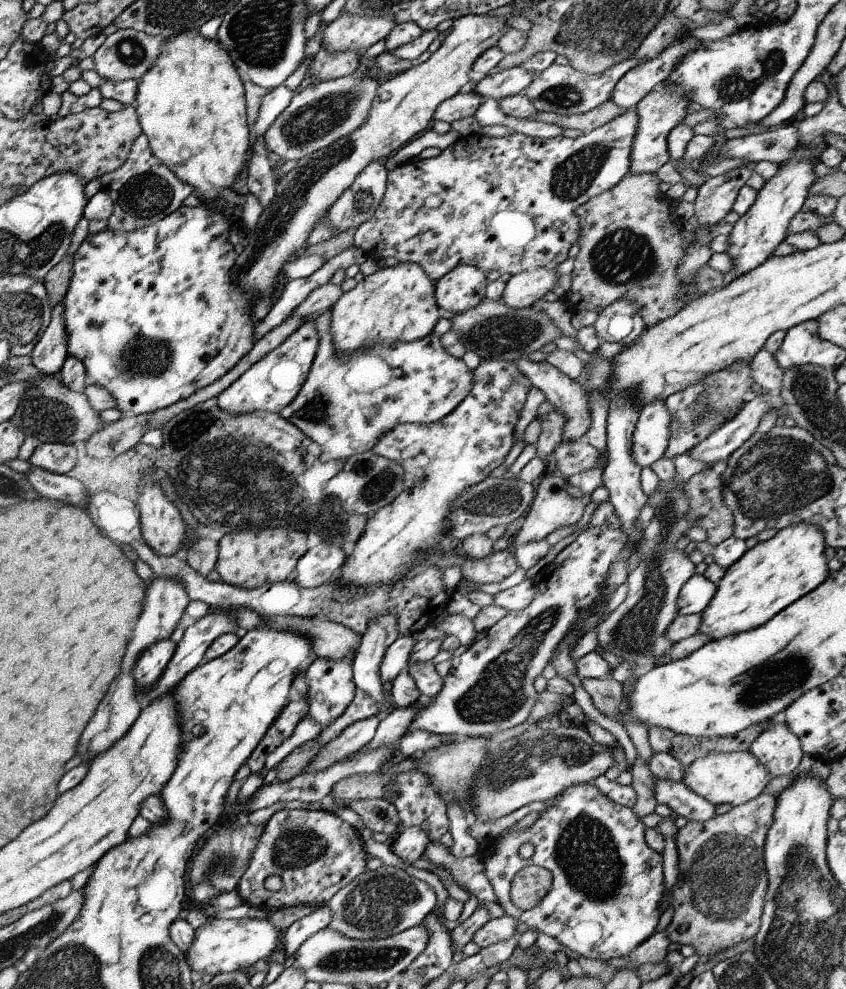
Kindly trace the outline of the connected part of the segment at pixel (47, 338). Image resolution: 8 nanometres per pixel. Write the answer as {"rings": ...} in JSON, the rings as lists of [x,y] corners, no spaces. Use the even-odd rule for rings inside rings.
{"rings":[[[59,304],[51,309],[49,324],[39,335],[29,356],[35,370],[46,375],[56,375],[67,355],[63,313]]]}

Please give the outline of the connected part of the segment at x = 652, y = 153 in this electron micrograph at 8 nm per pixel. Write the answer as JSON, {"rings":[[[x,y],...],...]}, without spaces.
{"rings":[[[660,83],[655,85],[636,104],[638,116],[637,128],[630,150],[630,167],[628,173],[655,173],[665,162],[669,161],[667,150],[667,135],[669,131],[681,123],[686,117],[687,104],[690,98],[681,87],[675,83]]]}

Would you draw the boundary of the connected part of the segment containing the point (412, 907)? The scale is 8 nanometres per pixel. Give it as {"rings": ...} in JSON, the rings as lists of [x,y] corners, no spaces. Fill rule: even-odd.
{"rings":[[[383,864],[350,880],[328,900],[326,906],[332,916],[327,927],[340,932],[340,935],[352,939],[387,938],[421,925],[426,914],[435,906],[435,892],[425,881]]]}

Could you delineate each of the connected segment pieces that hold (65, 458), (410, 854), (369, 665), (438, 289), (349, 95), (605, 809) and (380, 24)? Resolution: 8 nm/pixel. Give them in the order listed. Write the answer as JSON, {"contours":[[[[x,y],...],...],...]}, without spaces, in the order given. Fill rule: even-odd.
{"contours":[[[[39,443],[28,458],[33,466],[50,473],[65,475],[76,461],[76,448],[71,443]]],[[[414,826],[403,829],[401,833],[396,833],[389,842],[389,849],[399,860],[405,864],[411,864],[422,856],[423,849],[428,842],[426,831]]],[[[391,611],[386,613],[378,614],[374,616],[365,627],[363,634],[360,635],[360,641],[356,651],[354,652],[354,657],[352,658],[352,679],[356,688],[360,688],[363,692],[366,692],[373,700],[378,704],[378,711],[382,706],[394,706],[392,700],[390,699],[390,694],[383,694],[381,692],[381,685],[378,675],[378,666],[381,662],[383,653],[385,649],[398,637],[397,628],[398,616]]],[[[457,265],[434,282],[434,299],[438,308],[444,308],[451,314],[460,313],[485,299],[486,286],[485,273],[482,270],[471,265]]],[[[351,74],[333,80],[310,84],[298,93],[293,93],[286,107],[275,117],[269,128],[262,133],[267,151],[275,152],[279,158],[298,161],[300,158],[329,146],[343,138],[365,122],[368,110],[379,83],[372,77],[355,77]]],[[[593,781],[588,783],[581,783],[568,786],[564,788],[558,795],[555,795],[551,799],[551,803],[540,812],[540,817],[536,819],[530,826],[521,829],[503,829],[500,832],[500,840],[494,843],[489,843],[482,851],[478,851],[477,854],[479,860],[481,860],[484,866],[484,875],[491,885],[496,904],[498,904],[503,910],[505,915],[513,917],[520,925],[525,924],[529,929],[534,931],[543,932],[551,938],[555,938],[561,945],[566,946],[569,950],[576,952],[580,957],[586,959],[592,959],[597,961],[606,961],[609,959],[617,959],[625,961],[629,952],[633,950],[641,941],[644,941],[649,934],[653,932],[657,920],[660,916],[659,912],[659,899],[664,887],[663,873],[661,873],[661,854],[651,850],[644,841],[644,825],[641,823],[640,817],[638,817],[628,806],[619,805],[613,800],[609,799],[606,795],[603,795],[595,787]],[[522,842],[528,842],[533,845],[533,854],[527,860],[523,861],[519,855],[516,854],[516,849]],[[523,865],[537,865],[538,867],[546,868],[552,876],[552,884],[550,889],[546,892],[546,895],[533,907],[526,911],[519,910],[508,896],[509,887],[512,882],[512,878],[517,874],[518,870]]],[[[341,13],[325,25],[321,34],[320,48],[329,53],[365,51],[368,46],[384,39],[393,28],[394,14],[382,17],[358,17]]]]}

